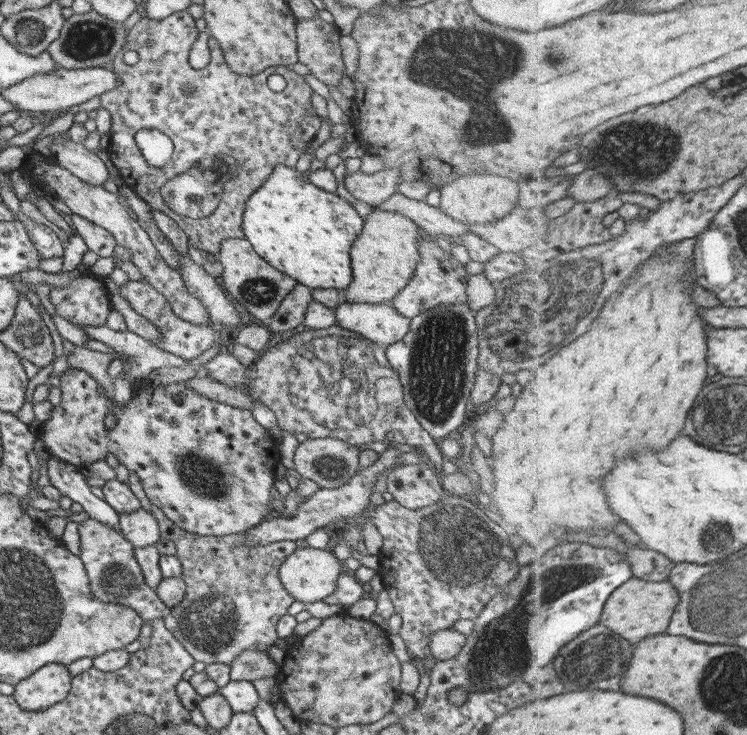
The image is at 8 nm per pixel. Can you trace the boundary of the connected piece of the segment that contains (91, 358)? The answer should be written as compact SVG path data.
M80 346L73 347L73 351L65 356L67 364L71 369L81 369L105 390L105 396L109 401L112 401L114 393L112 390L112 378L107 374L107 365L113 358L112 354L89 350Z

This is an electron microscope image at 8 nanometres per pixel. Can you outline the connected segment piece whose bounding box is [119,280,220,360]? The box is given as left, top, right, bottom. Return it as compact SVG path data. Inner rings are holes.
M129 281L122 286L119 286L119 295L122 296L129 304L129 306L137 313L145 318L157 328L159 332L159 339L153 341L153 345L169 354L174 354L183 358L183 360L189 360L199 356L204 350L208 349L215 343L219 343L219 334L214 329L209 329L209 326L197 326L197 324L191 324L191 322L185 322L178 316L173 314L167 299L159 294L155 288L152 288L149 284L141 281Z

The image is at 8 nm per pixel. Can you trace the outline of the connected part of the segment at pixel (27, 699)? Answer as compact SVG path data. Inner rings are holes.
M44 664L33 674L12 685L12 696L21 710L41 712L65 698L71 676L61 664Z

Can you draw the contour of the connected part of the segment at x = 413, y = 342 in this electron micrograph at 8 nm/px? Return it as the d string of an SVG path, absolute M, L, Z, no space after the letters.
M435 305L427 311L421 311L409 321L407 333L400 341L384 347L387 362L396 371L403 390L403 402L413 413L417 422L426 430L432 439L455 436L466 420L463 416L469 407L468 396L474 383L478 355L478 336L476 334L475 315L468 306Z

